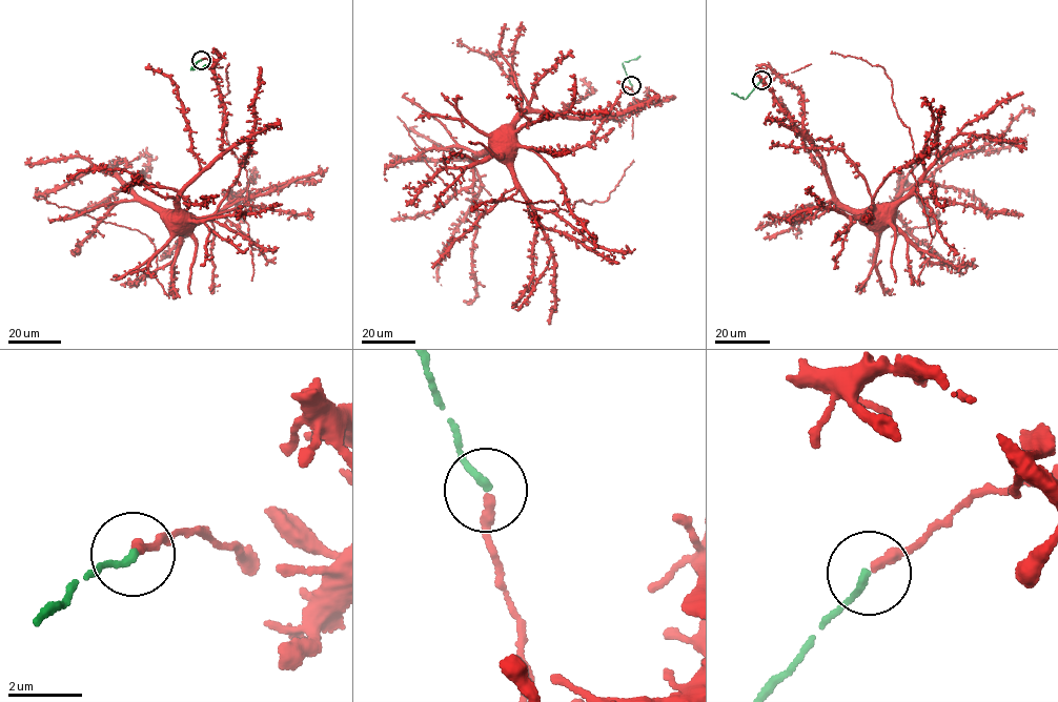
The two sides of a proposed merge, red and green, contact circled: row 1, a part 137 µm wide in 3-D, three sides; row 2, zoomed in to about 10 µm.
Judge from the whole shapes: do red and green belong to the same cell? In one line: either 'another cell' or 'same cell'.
same cell

